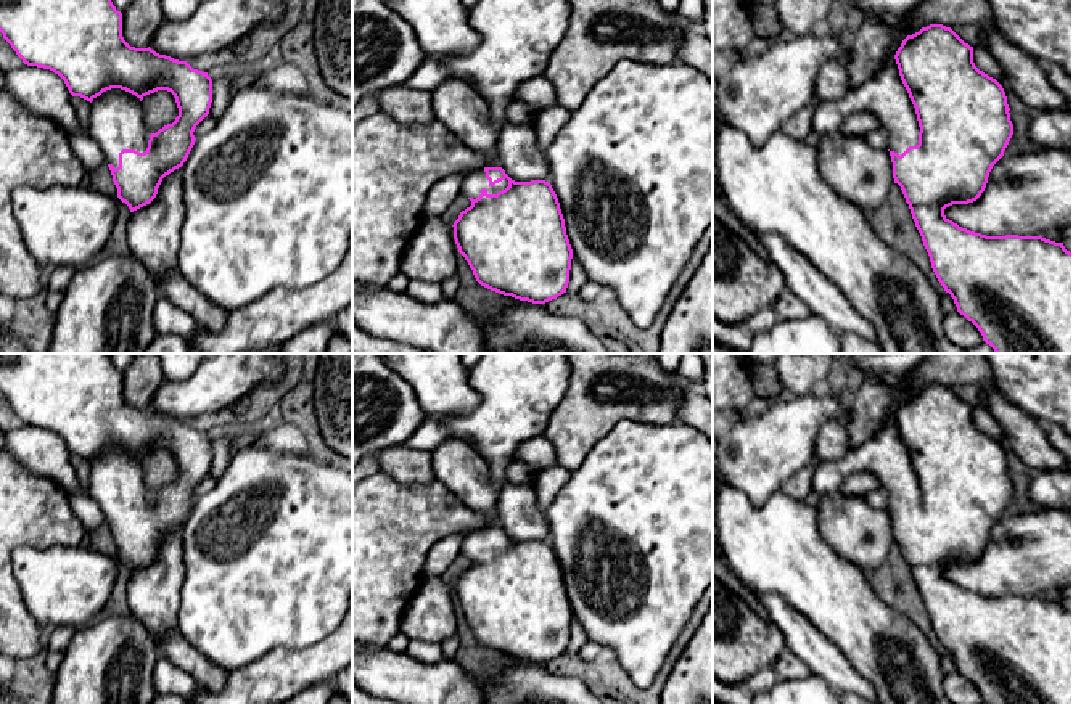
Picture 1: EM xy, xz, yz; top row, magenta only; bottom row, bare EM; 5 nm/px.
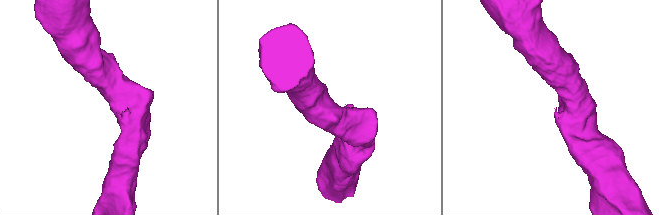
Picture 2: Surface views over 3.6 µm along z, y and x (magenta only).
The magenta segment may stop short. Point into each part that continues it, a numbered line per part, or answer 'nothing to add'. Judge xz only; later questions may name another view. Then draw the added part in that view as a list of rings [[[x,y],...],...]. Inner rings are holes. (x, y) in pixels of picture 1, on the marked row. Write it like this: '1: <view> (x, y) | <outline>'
1: xz (475, 180) | [[[475,169],[475,170],[467,172],[463,183],[462,183],[462,194],[476,199],[479,198],[483,188],[487,190],[487,194],[497,194],[507,186],[508,186],[507,178],[491,186],[489,180],[486,178],[484,169]]]

